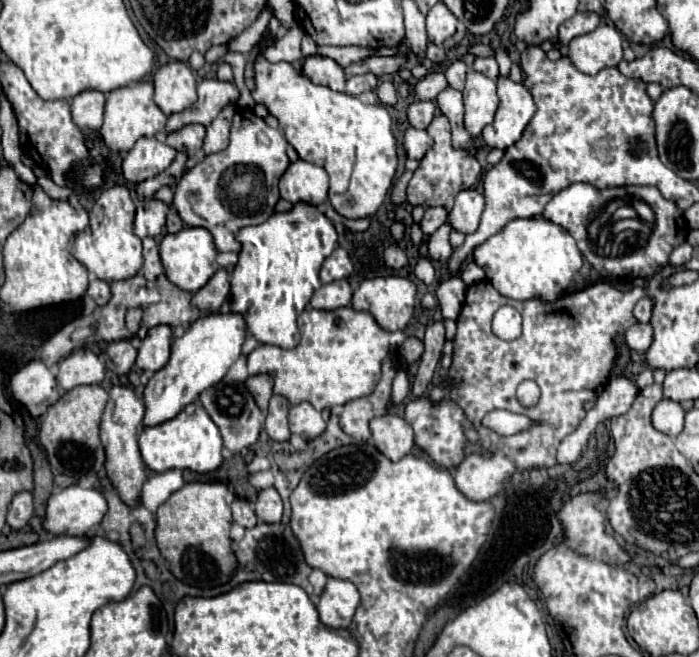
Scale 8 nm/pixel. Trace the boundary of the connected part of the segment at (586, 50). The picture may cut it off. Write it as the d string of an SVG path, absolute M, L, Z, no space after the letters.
M602 22L594 32L588 32L584 36L576 36L570 42L570 54L568 58L572 60L572 64L584 72L584 74L598 74L602 68L606 66L616 66L622 60L622 36L614 26L608 26L606 22Z

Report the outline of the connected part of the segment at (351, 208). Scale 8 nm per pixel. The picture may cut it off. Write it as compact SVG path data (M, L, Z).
M258 56L254 72L254 102L268 106L270 114L278 118L286 140L302 158L282 174L280 196L292 204L304 200L314 206L328 198L332 208L344 218L374 216L394 186L398 168L398 144L392 134L392 118L375 91L359 96L340 94L328 86L312 84L288 62L270 64L262 56Z

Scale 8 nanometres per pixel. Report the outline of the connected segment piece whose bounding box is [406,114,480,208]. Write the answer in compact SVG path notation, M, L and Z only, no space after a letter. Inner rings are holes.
M436 114L432 124L428 126L428 134L434 138L434 146L420 160L420 168L414 172L412 180L408 182L406 198L408 198L408 202L412 206L422 206L422 208L444 206L444 208L450 208L454 204L454 196L460 190L468 190L468 188L474 188L478 184L480 164L468 152L452 148L450 122L448 122L448 118L444 114Z

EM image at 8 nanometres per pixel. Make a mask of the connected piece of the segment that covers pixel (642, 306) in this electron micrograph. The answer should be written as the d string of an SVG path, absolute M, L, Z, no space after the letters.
M642 298L634 306L634 318L636 318L636 322L646 324L650 320L650 316L652 316L652 302L650 302L650 298Z

